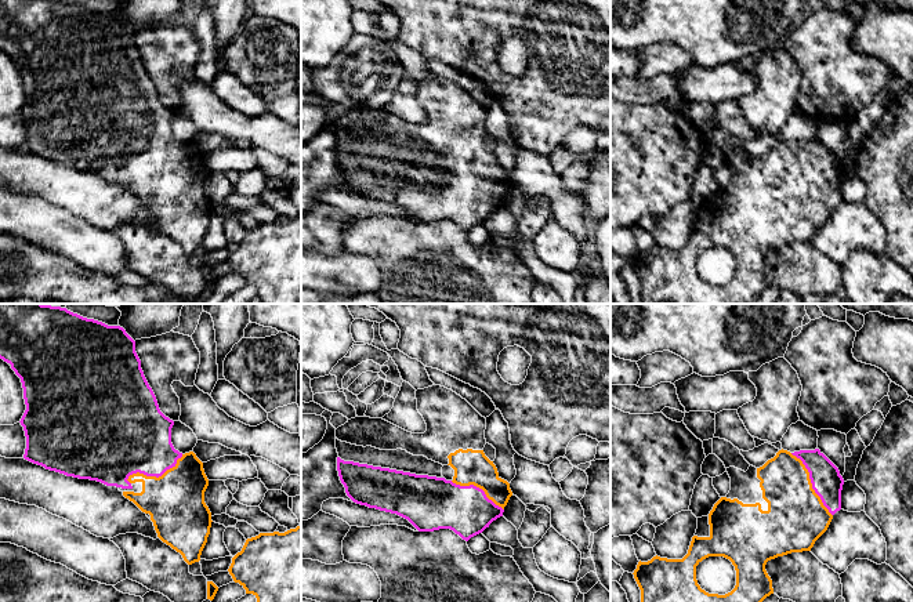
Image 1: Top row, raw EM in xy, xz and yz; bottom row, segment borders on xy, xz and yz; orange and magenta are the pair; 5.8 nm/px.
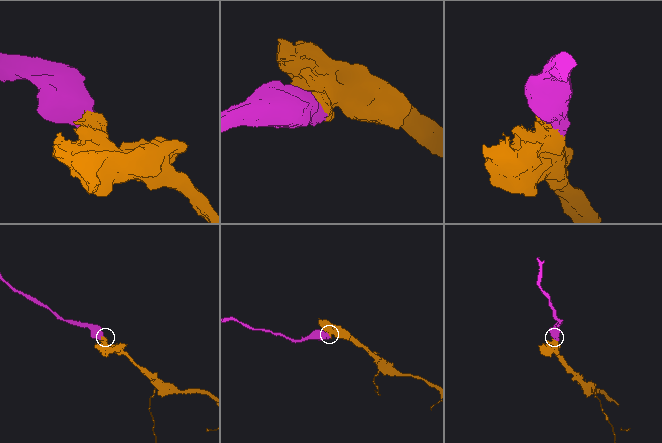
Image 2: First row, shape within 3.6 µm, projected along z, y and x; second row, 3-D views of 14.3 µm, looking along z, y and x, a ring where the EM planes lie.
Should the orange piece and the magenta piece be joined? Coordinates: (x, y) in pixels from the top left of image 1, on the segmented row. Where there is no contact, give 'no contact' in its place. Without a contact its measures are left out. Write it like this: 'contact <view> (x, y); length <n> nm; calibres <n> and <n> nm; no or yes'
contact xy (155, 477); length 360 nm; calibres 340 and 400 nm; yes

